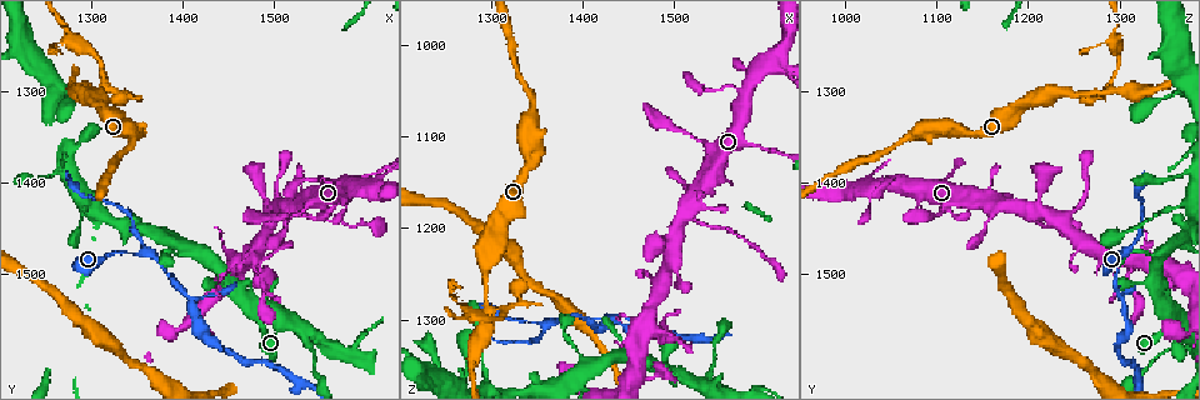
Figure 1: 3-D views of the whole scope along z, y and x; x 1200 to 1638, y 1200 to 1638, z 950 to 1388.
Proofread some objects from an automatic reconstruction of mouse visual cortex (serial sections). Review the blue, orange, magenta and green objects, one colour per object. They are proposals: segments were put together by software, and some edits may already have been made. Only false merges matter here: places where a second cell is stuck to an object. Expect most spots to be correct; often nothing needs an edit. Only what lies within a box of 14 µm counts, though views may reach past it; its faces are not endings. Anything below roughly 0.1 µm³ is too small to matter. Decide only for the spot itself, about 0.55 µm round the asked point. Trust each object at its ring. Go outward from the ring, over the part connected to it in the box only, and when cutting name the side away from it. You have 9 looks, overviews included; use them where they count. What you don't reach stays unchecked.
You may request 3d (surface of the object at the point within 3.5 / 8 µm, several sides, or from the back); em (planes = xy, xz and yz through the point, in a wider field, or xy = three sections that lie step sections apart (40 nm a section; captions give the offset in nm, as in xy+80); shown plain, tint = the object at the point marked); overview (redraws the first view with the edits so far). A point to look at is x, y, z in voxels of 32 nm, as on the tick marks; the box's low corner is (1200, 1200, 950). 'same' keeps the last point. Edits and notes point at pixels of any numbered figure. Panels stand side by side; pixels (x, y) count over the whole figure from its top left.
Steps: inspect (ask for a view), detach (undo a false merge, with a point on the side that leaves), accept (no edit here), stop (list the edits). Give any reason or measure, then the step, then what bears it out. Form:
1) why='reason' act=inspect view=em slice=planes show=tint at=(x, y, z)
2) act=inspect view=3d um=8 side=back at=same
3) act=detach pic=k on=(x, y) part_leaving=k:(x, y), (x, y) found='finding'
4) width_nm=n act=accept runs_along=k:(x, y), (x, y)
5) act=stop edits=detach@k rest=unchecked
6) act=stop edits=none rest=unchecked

why='sudden change in width' act=inspect view=3d um=3.5 at=(1290, 1435, 1345)

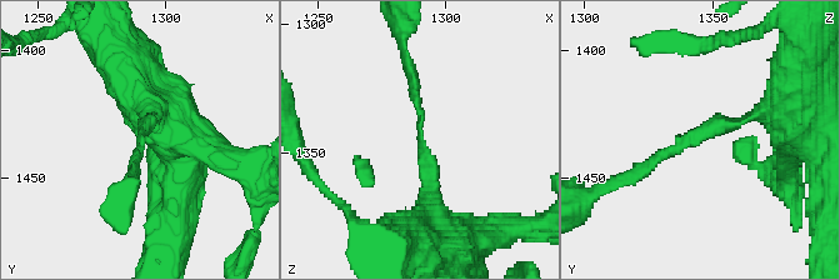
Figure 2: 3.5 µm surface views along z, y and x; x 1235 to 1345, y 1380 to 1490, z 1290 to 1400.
arm_widths_nm=150,150 why='now the EM' act=inspect view=em slice=xy step=3 show=tint at=(1292, 1433, 1343)

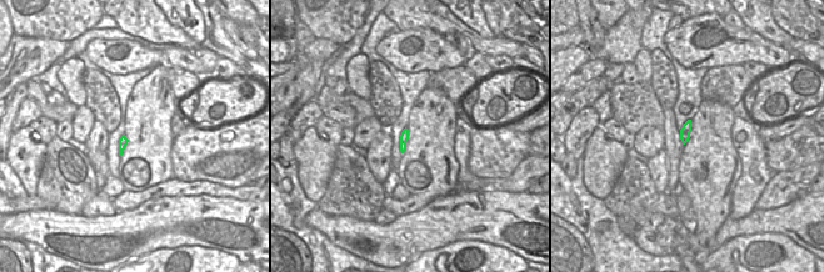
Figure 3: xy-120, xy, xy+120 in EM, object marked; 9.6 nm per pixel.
act=accept runs_along=2:(769, 108), (685, 135), (624, 181) found='continuous, no second cell'

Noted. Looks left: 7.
act=inspect view=3d um=3.5 at=(1300, 1300, 1290)

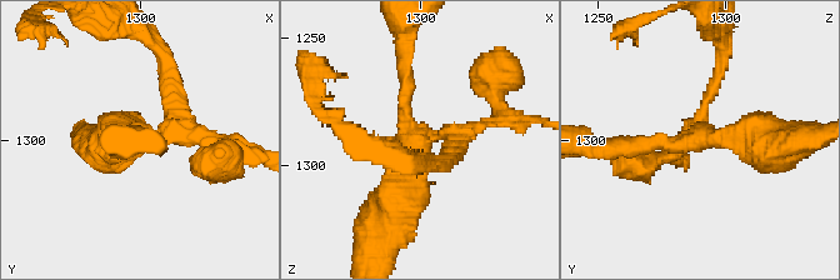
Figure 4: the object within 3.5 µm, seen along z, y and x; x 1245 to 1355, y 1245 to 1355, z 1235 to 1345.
act=inspect view=em slice=planes show=tint at=(1298, 1299, 1289)

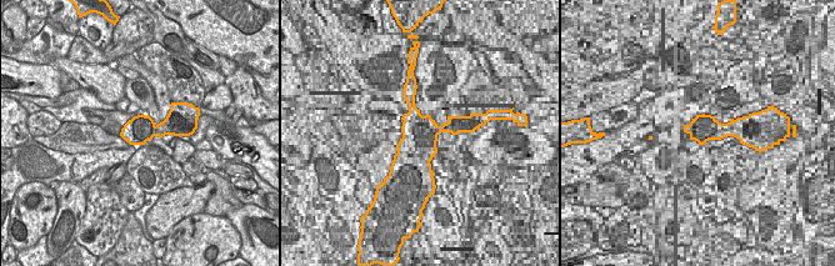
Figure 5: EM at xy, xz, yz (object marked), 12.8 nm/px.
arm_widths_nm=150,200,200,500 act=detach pic=4 on=(200, 135) part_leaving=4:(165, 135), (170, 74), (150, 39) found='two cells meet here'

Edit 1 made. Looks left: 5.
act=inspect view=overview

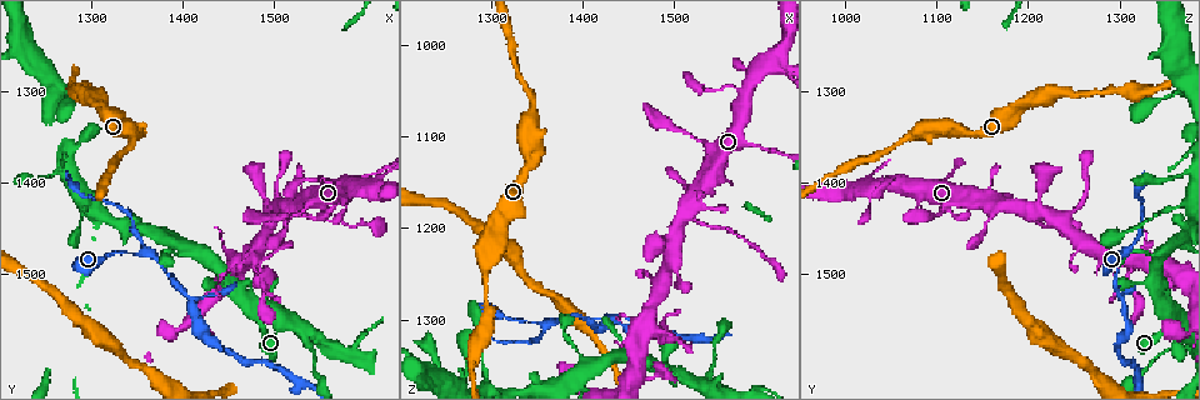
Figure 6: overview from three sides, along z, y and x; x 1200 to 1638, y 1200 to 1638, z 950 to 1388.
why='calibre changes' act=inspect view=3d um=3.5 at=(1510, 1435, 1160)

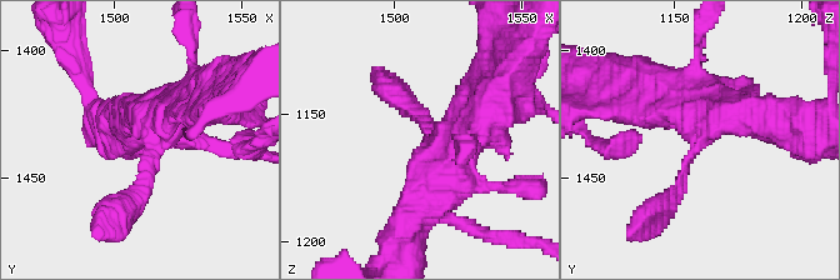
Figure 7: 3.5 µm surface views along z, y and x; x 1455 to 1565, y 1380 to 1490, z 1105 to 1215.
act=inspect view=em slice=xy step=3 show=tint at=(1514, 1436, 1161)

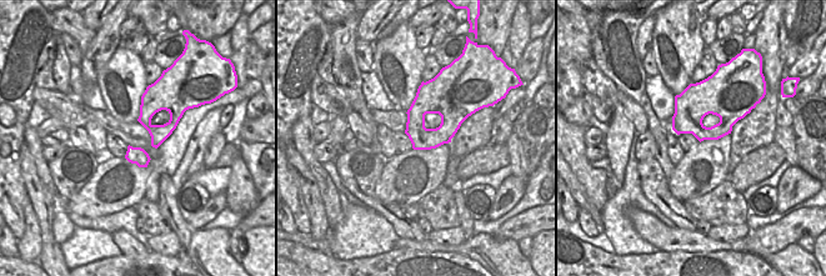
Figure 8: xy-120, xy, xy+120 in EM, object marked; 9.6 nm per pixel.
act=accept runs_along=7:(189, 100), (128, 204) found='continuous, no second cell'

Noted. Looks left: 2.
why='calibre changes' act=inspect view=3d um=8 at=(1535, 1580, 1360)

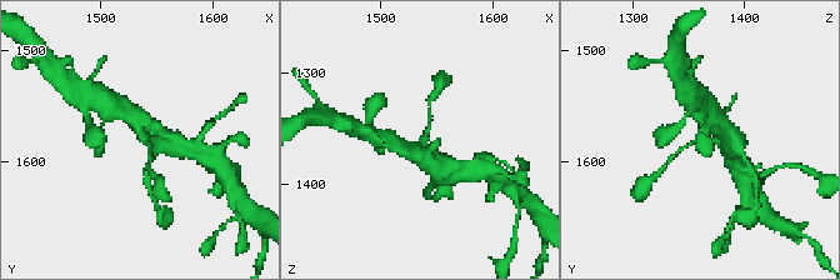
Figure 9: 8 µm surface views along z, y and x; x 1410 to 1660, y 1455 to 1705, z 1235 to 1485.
arm_widths_nm=150,450 why='need the tissue' act=inspect view=em slice=planes show=tint at=(1538, 1576, 1360)

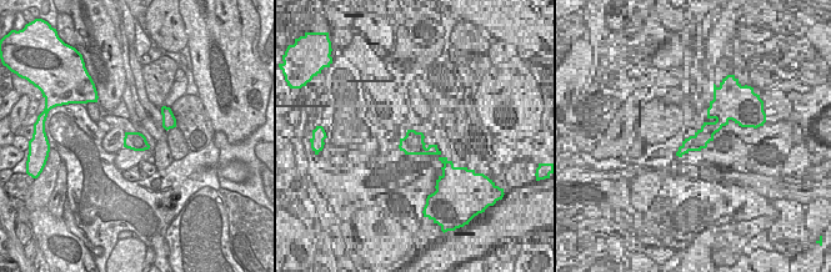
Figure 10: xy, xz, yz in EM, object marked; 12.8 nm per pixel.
act=accept runs_along=9:(710, 110), (708, 130), (674, 156) found='all the same cell'

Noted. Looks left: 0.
act=stop edits=detach@4 rest=unchecked

